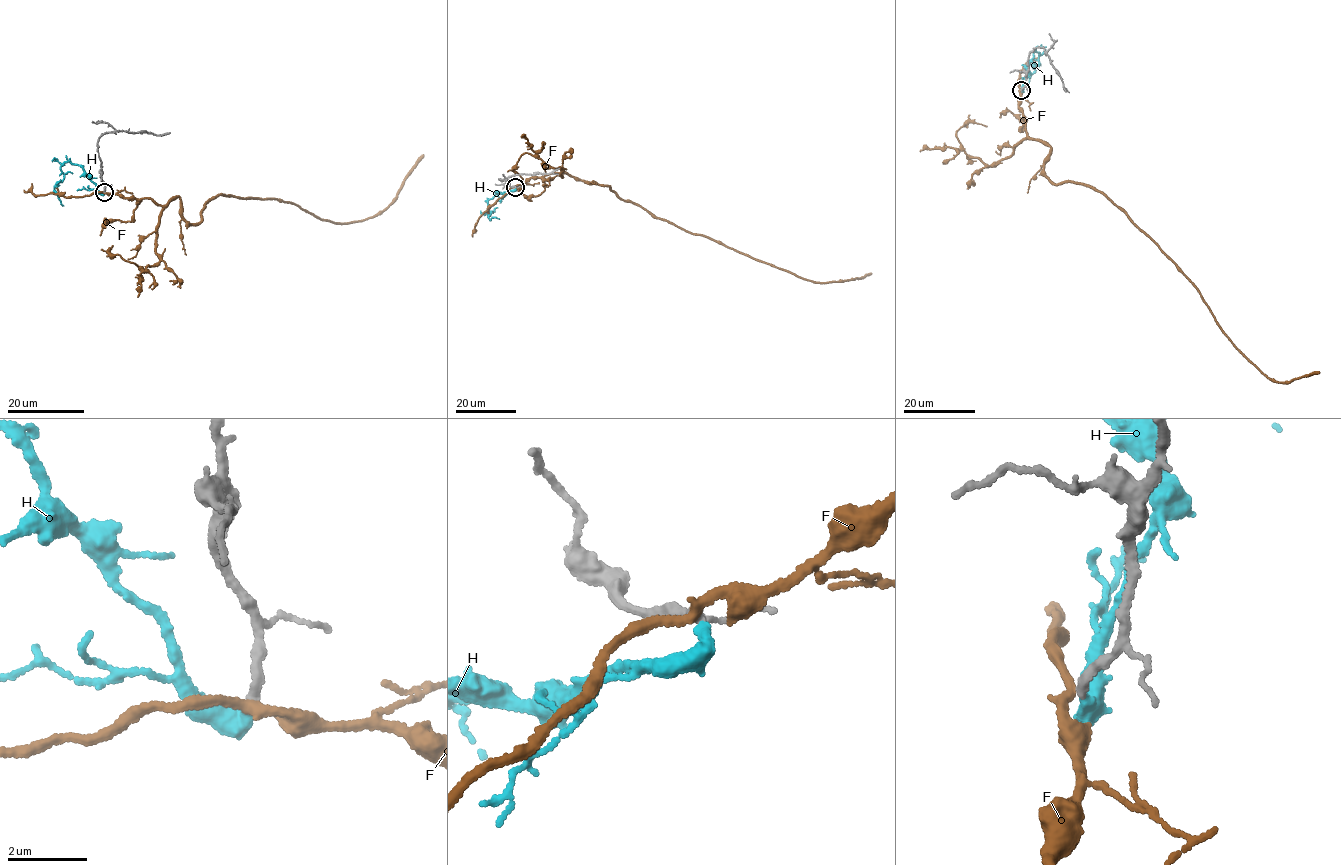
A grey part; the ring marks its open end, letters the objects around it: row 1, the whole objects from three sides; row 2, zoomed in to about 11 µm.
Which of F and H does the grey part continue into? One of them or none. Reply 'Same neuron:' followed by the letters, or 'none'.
Same neuron: H

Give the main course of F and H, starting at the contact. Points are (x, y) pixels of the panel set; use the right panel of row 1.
F: (1020, 90), (1054, 184), (1091, 187), (1125, 213), (1266, 376), (1319, 372)
H: (1021, 90), (1030, 60), (1037, 52), (1037, 65), (1033, 67), (1035, 70), (1030, 77), (1030, 87)

